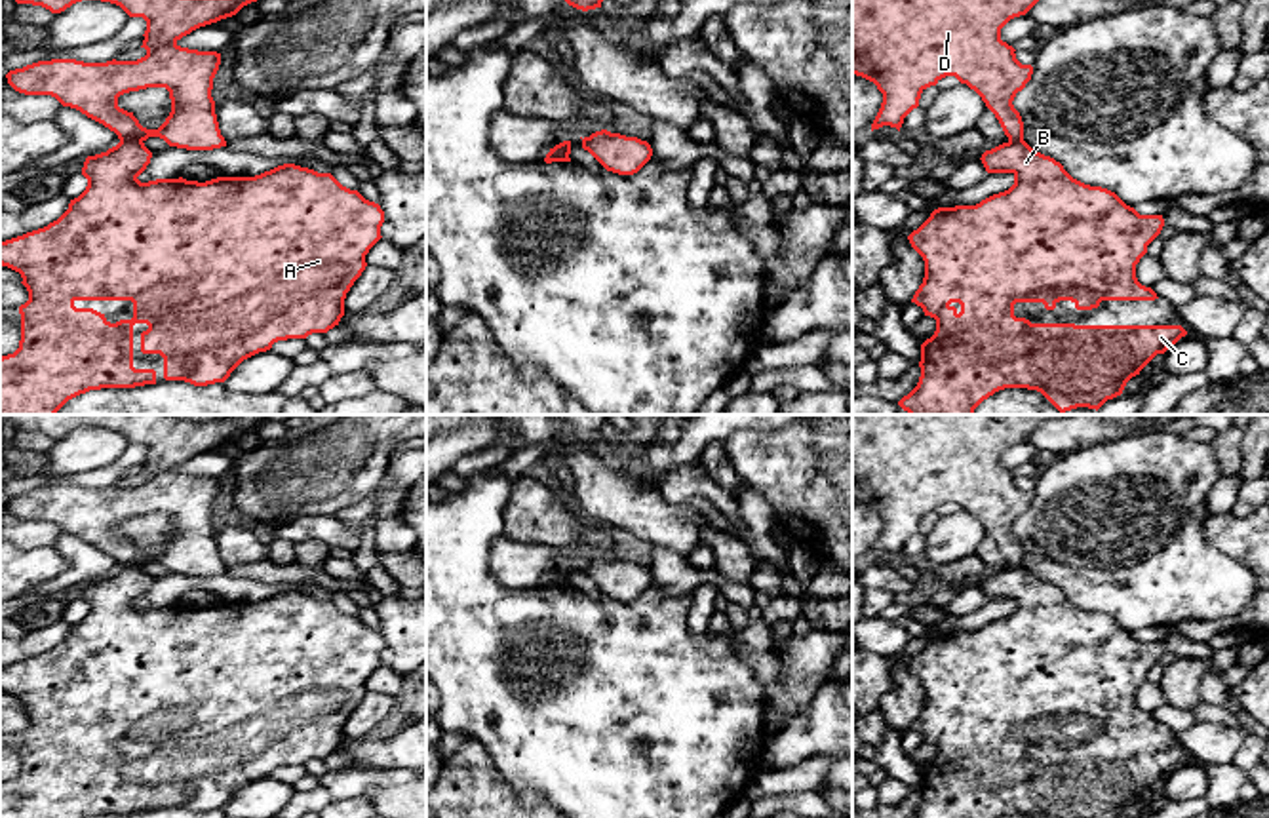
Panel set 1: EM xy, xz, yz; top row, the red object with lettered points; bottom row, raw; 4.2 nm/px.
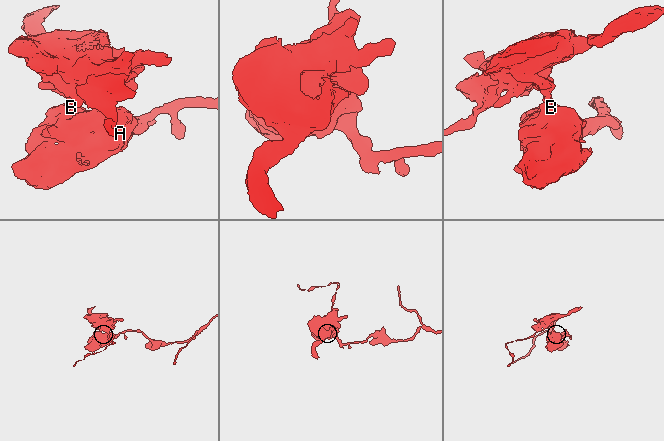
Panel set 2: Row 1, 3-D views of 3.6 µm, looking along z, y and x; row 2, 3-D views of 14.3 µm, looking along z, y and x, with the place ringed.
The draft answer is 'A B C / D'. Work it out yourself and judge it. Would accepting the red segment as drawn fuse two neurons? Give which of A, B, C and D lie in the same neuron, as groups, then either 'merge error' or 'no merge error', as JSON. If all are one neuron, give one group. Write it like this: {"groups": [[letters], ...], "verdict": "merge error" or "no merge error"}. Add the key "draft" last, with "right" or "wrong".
{"groups": [["A", "B", "C"], ["D"]], "verdict": "merge error", "draft": "right"}

